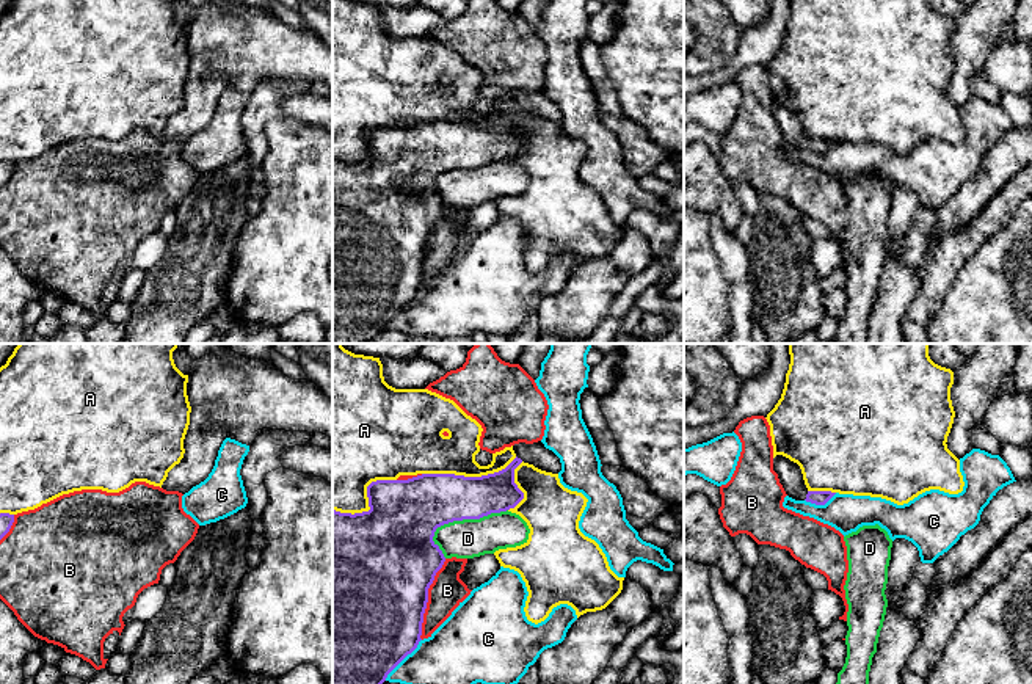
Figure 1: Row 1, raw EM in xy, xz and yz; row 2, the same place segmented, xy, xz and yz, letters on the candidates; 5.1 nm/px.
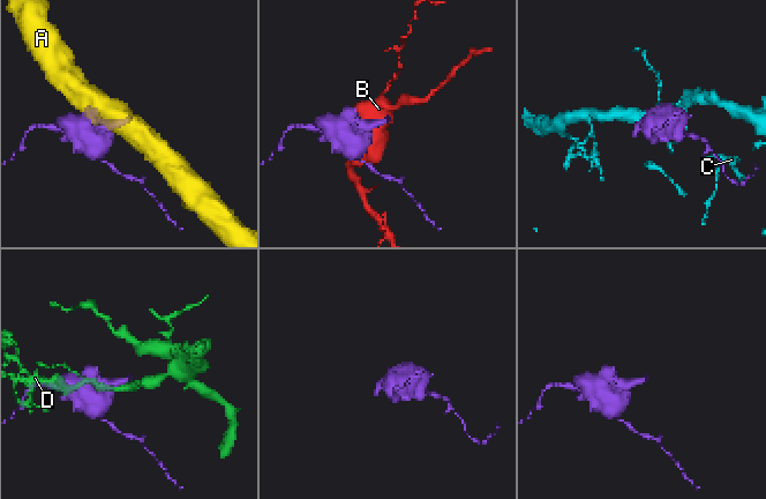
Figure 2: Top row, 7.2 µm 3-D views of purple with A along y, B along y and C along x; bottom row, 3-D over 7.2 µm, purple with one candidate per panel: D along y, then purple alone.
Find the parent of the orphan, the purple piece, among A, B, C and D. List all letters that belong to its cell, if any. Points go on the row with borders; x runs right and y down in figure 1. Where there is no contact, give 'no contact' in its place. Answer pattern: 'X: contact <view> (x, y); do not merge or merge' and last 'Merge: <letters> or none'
A: contact xz (469, 477); do not merge
B: contact xz (427, 600); do not merge
C: contact xz (403, 658); do not merge
D: contact xz (466, 518); do not merge
Merge: none

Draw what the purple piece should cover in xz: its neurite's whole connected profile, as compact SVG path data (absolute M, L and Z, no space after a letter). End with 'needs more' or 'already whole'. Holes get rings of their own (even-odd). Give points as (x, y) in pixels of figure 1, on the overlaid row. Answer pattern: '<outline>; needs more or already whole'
M541 441L519 442L513 450L516 458L494 474L376 480L367 486L369 511L332 510L332 684L383 684L417 648L428 588L445 562L433 541L438 527L514 508L524 499L514 483L514 469L522 461L552 474L561 471L560 458Z; needs more

